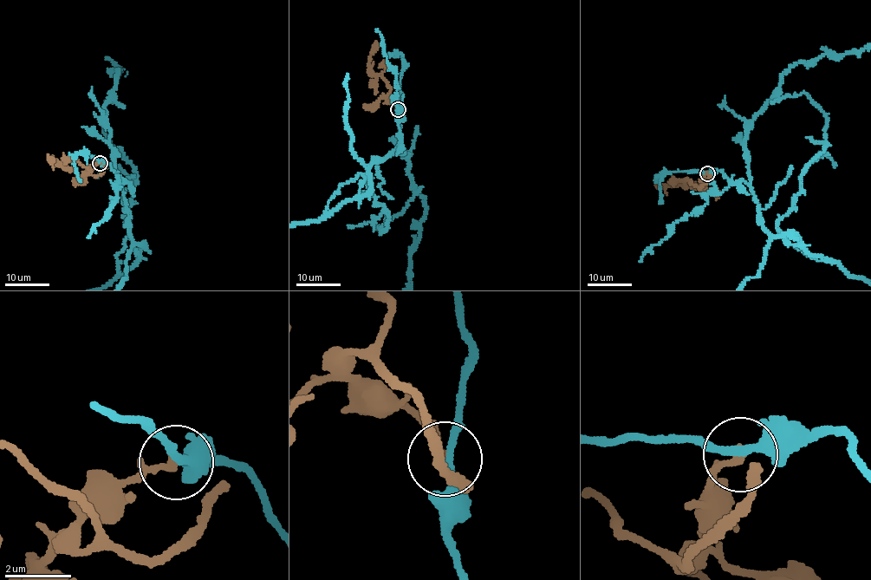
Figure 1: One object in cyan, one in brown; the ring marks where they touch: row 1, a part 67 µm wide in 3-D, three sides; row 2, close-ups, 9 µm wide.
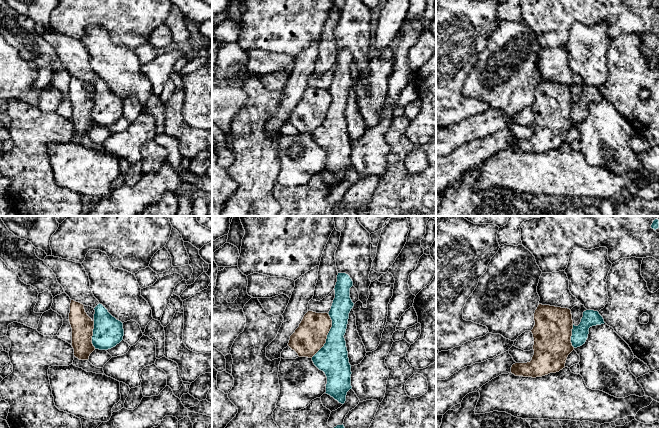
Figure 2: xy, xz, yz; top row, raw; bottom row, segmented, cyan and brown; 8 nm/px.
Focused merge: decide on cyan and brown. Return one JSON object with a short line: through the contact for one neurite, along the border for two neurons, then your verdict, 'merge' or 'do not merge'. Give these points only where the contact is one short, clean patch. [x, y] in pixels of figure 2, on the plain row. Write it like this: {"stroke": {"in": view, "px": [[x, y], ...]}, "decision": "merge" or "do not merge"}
{"stroke": {"in": "xz", "px": [[328, 89], [331, 95], [331, 104], [326, 118], [311, 133]]}, "decision": "do not merge"}

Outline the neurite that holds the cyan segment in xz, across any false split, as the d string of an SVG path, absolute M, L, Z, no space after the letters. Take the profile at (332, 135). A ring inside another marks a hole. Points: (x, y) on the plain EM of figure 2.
M338 49L335 61L335 74L329 92L332 103L324 122L312 133L314 141L327 153L326 170L344 180L351 162L351 141L344 111L349 89L354 82L350 74L353 57L346 49Z

